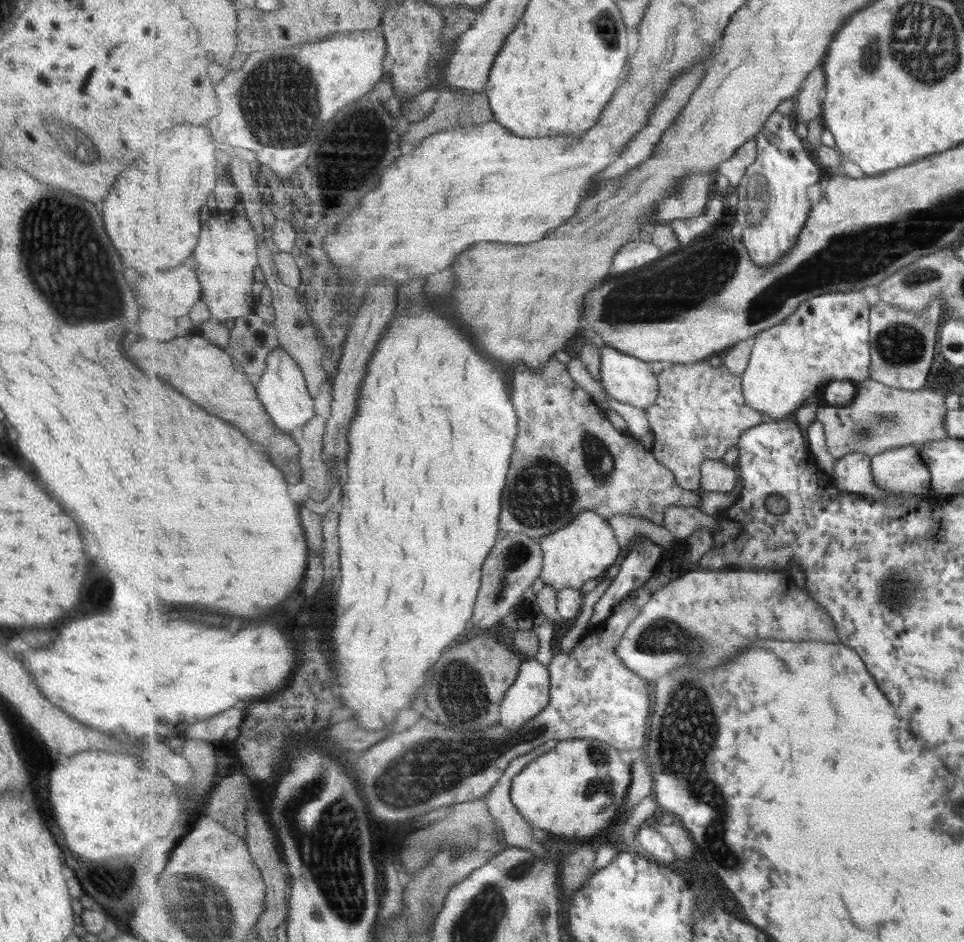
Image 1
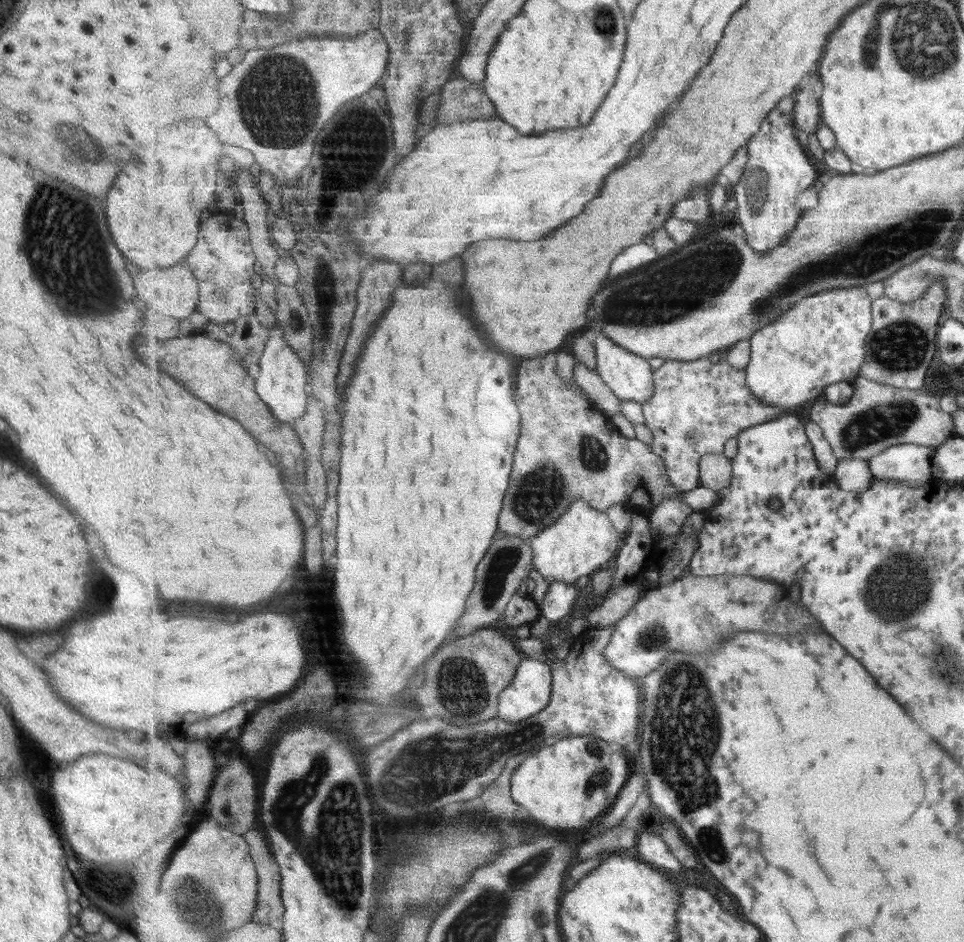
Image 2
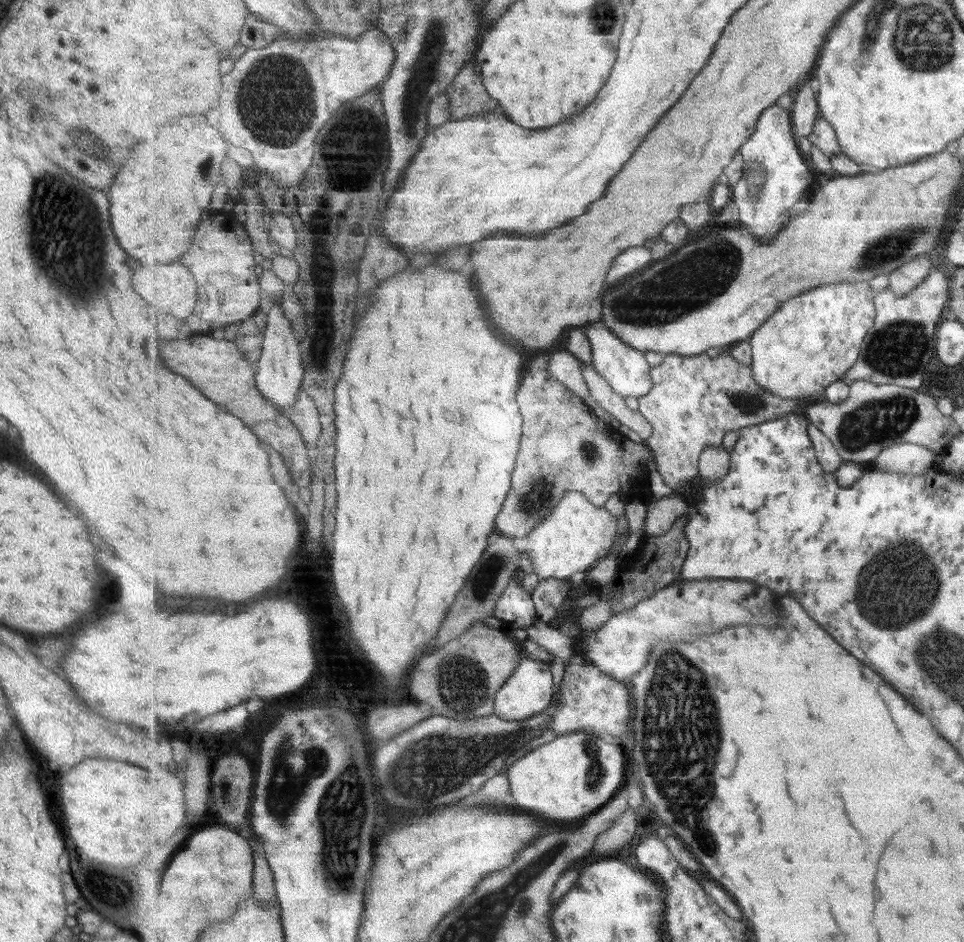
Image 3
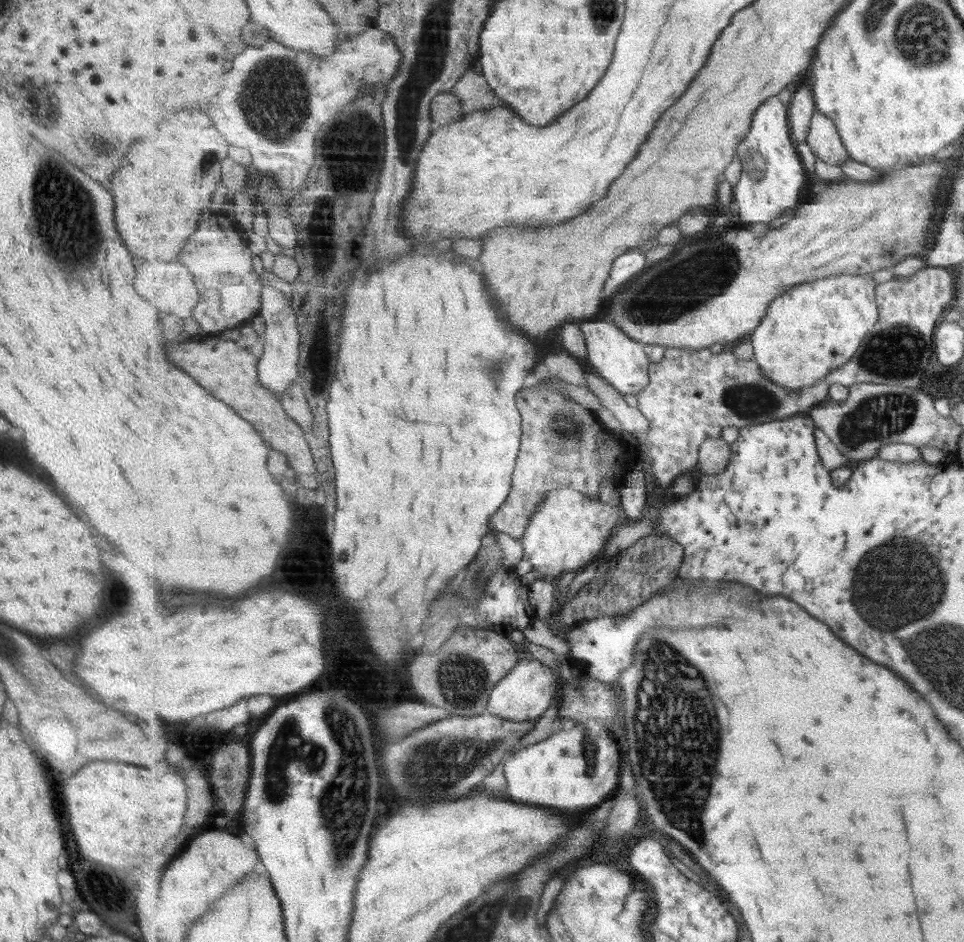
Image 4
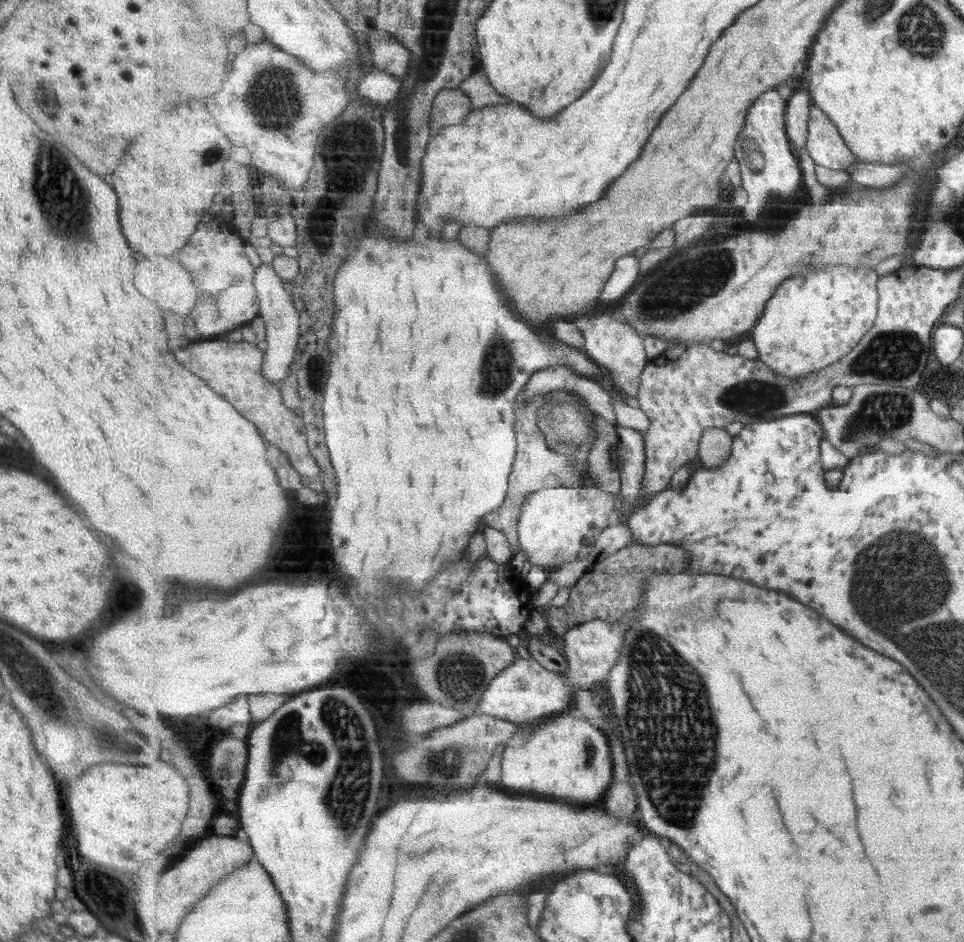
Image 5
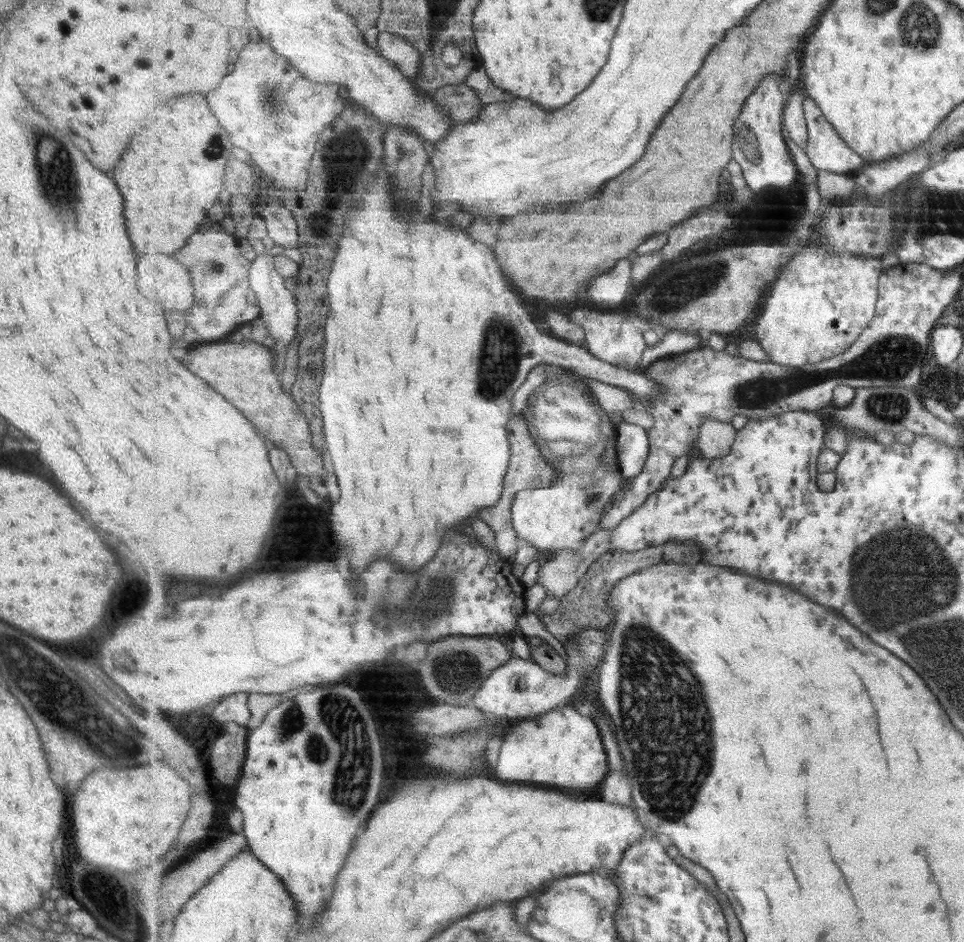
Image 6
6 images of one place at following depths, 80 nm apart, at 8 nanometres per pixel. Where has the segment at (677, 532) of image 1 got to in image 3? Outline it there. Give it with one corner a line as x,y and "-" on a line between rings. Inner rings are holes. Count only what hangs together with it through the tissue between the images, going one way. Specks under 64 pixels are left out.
679,494
663,497
659,500
652,499
648,510
648,517
643,534
645,538
663,536
673,529
679,518
685,516
690,509
690,504

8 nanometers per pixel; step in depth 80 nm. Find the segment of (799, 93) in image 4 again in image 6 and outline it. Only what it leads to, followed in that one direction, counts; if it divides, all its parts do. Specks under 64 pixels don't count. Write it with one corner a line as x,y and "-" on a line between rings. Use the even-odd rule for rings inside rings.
795,93
789,96
783,115
783,126
788,132
788,137
805,150
809,139
803,95

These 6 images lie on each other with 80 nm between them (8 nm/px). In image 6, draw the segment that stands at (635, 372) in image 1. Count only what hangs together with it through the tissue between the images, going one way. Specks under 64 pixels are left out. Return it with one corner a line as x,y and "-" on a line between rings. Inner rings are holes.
580,307
569,311
568,316
573,322
583,326
586,332
584,345
597,358
635,371
642,369
642,358
647,344
643,331
629,320
629,315
595,312

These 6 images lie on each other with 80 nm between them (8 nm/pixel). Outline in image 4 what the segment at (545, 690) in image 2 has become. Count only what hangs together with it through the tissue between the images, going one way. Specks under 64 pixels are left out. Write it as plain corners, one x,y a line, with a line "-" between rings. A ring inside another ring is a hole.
521,657
515,668
495,686
488,702
488,712
512,721
535,721
547,712
551,700
561,704
562,683
556,672
533,658

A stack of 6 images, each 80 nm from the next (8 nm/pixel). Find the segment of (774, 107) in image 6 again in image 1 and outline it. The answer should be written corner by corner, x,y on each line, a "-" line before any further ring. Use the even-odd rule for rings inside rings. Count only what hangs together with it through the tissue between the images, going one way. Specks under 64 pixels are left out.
778,111
767,120
766,127
763,128
755,138
757,143
756,161
747,169
740,186
738,187
739,204
736,206
737,218
743,230
742,241
746,244
751,255
751,261
759,267
773,267
781,261
796,244
799,235
802,234
803,227
806,226
807,219
810,218
812,209
809,204
807,190
817,184
824,177
824,167
817,166
815,160
809,158
809,149
805,148
805,142
801,142
801,137
795,128
791,126
793,118
787,118

